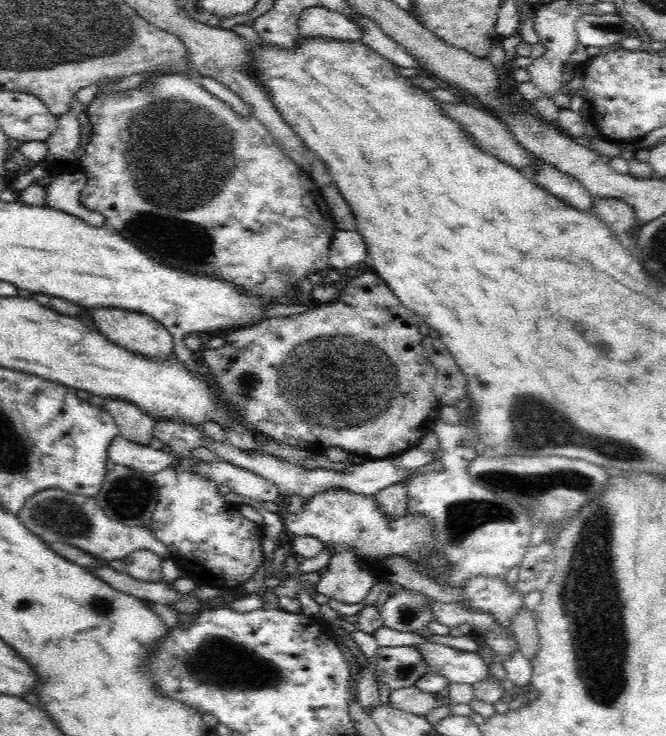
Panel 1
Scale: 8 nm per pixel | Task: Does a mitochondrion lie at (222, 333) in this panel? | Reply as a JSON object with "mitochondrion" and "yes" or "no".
{"mitochondrion":"no"}

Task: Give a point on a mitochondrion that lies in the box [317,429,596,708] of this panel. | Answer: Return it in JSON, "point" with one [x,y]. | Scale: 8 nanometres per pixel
{"point":[464,517]}

